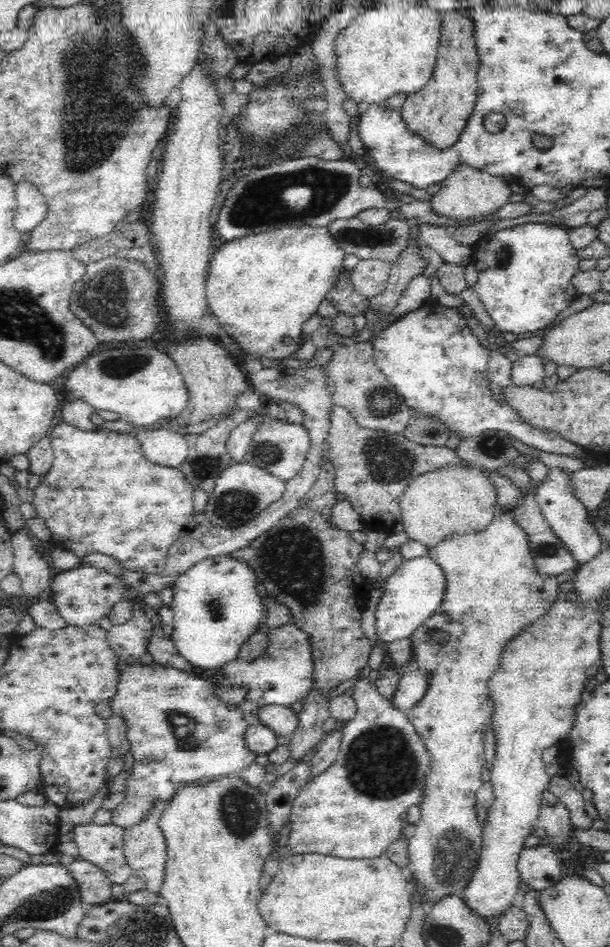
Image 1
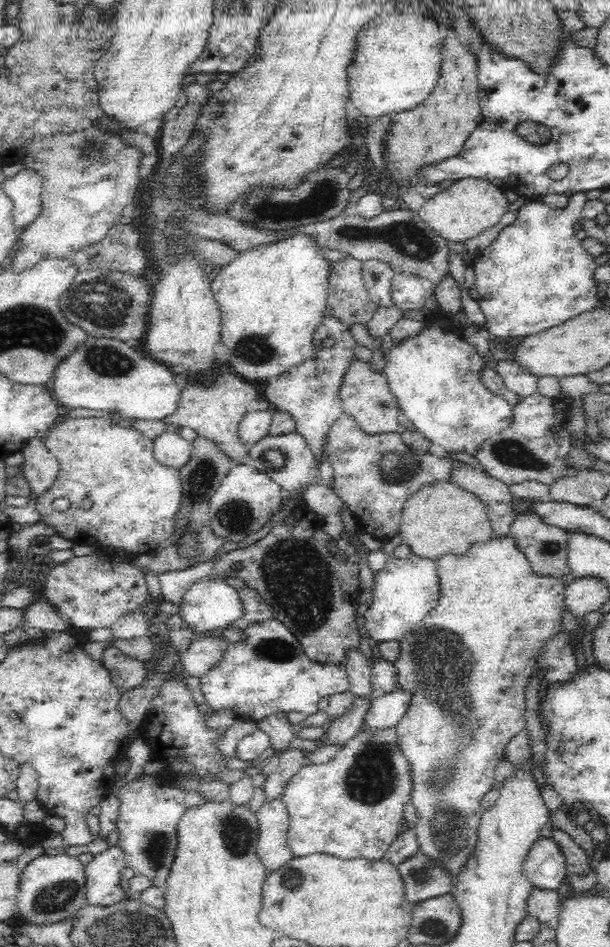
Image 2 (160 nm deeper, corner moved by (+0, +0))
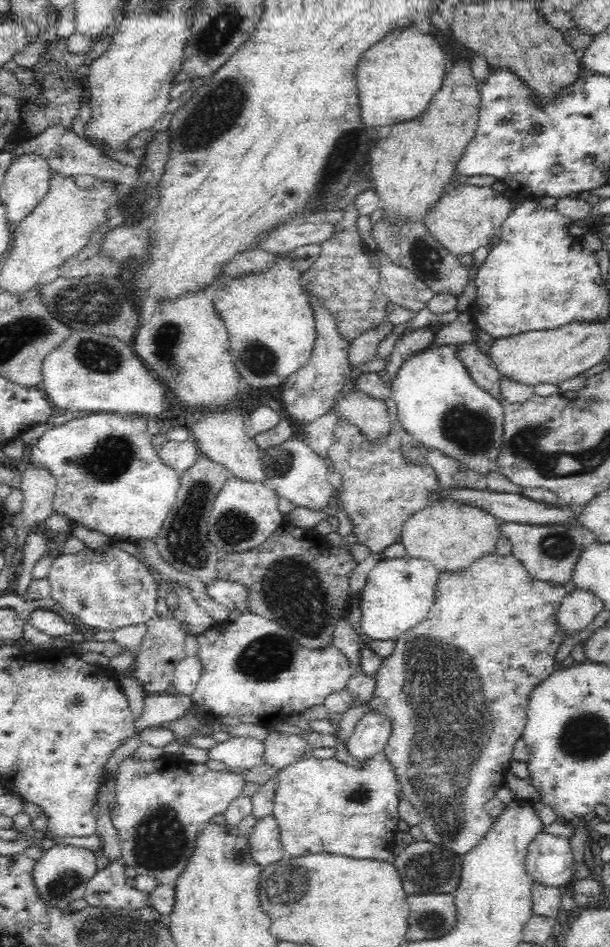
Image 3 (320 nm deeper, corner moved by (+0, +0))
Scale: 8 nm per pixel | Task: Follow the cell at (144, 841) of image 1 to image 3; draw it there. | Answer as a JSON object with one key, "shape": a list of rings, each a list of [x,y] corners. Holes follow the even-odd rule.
{"shape":[[[134,755],[118,764],[115,776],[115,803],[111,806],[110,819],[117,832],[121,860],[132,866],[138,875],[153,876],[161,884],[173,885],[185,869],[194,848],[199,828],[217,815],[224,815],[229,802],[242,793],[245,774],[210,770],[204,763],[172,763],[164,755],[154,760],[137,760]]]}

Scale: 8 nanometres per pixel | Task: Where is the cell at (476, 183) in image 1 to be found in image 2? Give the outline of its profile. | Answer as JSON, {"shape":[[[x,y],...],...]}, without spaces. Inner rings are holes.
{"shape":[[[468,177],[455,181],[448,188],[443,189],[434,197],[428,199],[420,208],[418,215],[447,242],[465,242],[469,238],[480,235],[486,228],[496,225],[502,218],[502,215],[508,212],[508,207],[508,200],[502,187],[492,184],[491,180],[485,178]]]}

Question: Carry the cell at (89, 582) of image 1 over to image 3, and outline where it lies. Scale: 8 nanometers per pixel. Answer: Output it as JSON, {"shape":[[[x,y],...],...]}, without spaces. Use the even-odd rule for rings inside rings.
{"shape":[[[106,544],[96,550],[84,549],[77,554],[62,554],[52,562],[47,577],[50,597],[84,626],[98,630],[116,630],[155,618],[155,608],[163,593],[159,580],[146,564],[136,557]]]}

